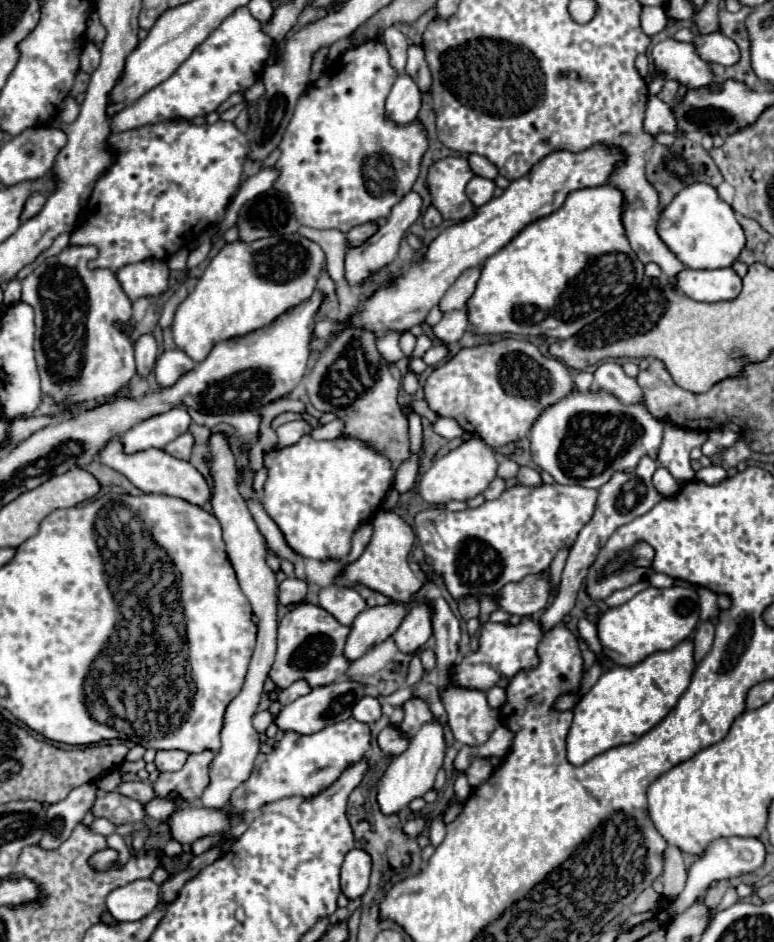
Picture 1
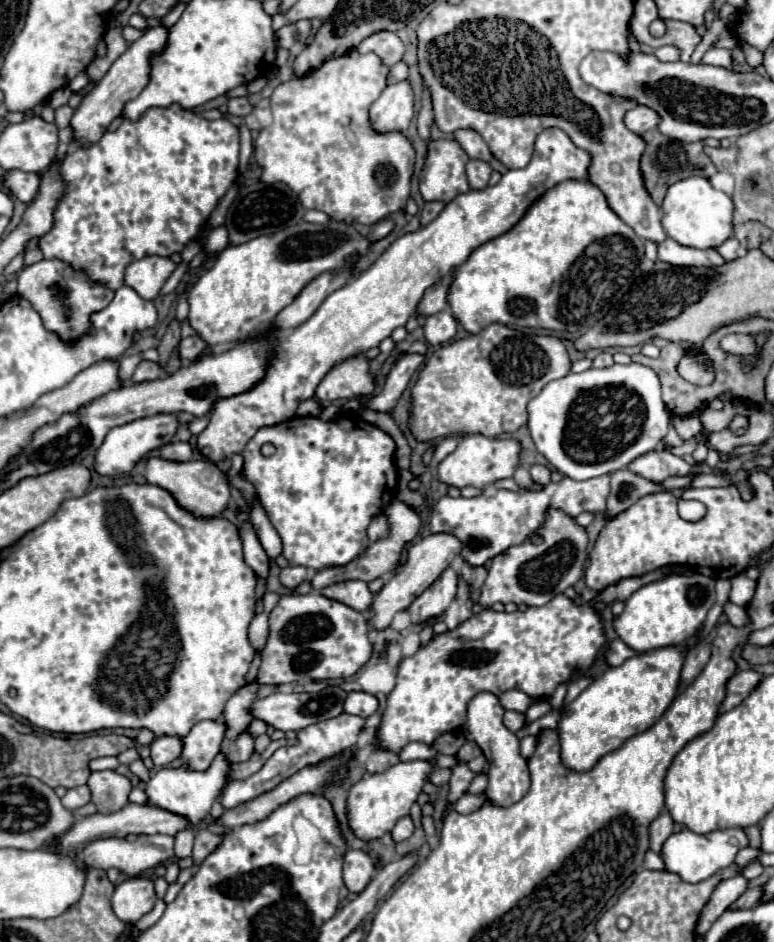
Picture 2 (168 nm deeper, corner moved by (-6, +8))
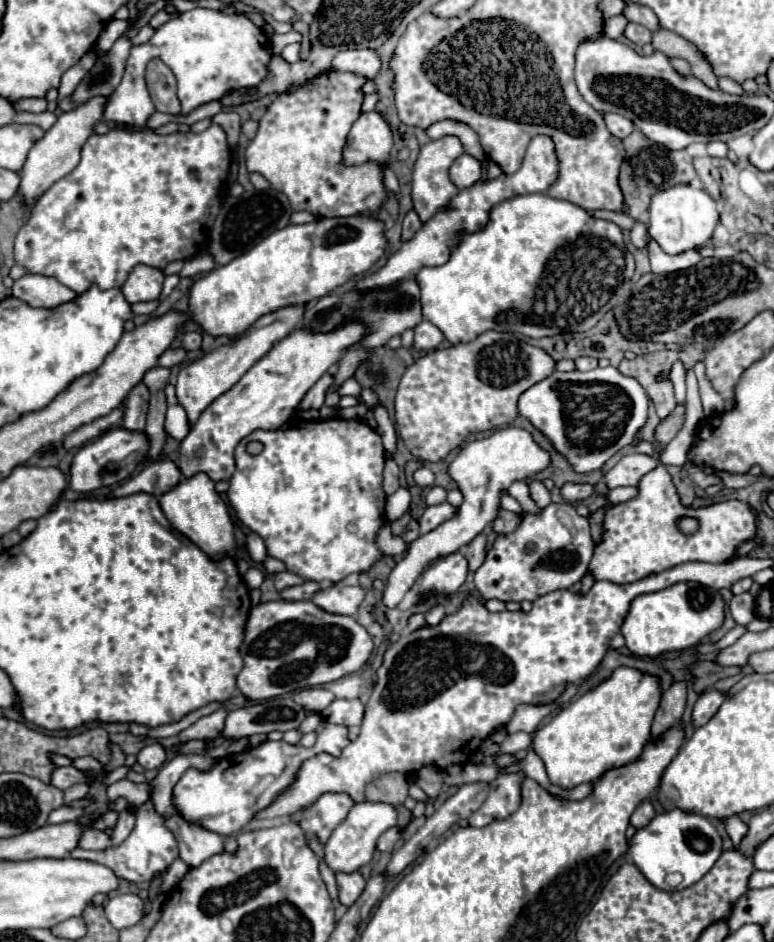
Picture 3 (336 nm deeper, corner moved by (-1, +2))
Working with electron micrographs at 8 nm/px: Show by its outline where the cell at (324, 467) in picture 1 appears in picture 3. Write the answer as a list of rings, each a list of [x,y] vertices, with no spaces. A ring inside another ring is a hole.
[[[295,418],[277,430],[255,430],[235,448],[237,470],[227,490],[231,506],[237,510],[241,522],[265,540],[269,556],[285,562],[289,572],[307,580],[335,584],[353,572],[367,572],[381,556],[375,536],[385,522],[385,492],[381,486],[385,448],[381,436],[361,422],[345,418]],[[253,440],[263,444],[263,452],[257,456],[245,450]]]

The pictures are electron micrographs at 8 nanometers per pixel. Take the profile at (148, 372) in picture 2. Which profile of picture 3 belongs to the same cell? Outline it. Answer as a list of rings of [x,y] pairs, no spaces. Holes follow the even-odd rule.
[[[139,382],[123,400],[123,426],[127,430],[143,430],[149,408],[149,390]]]

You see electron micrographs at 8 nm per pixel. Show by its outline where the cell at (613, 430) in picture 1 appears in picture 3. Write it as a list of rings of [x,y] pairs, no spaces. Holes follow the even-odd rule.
[[[595,368],[589,372],[553,372],[549,378],[541,380],[537,386],[531,386],[519,398],[519,414],[525,416],[543,436],[549,438],[553,448],[571,464],[573,472],[589,474],[599,470],[609,458],[625,450],[627,446],[637,444],[639,430],[647,424],[649,410],[649,394],[639,384],[639,380],[631,376],[623,376],[617,368]]]

